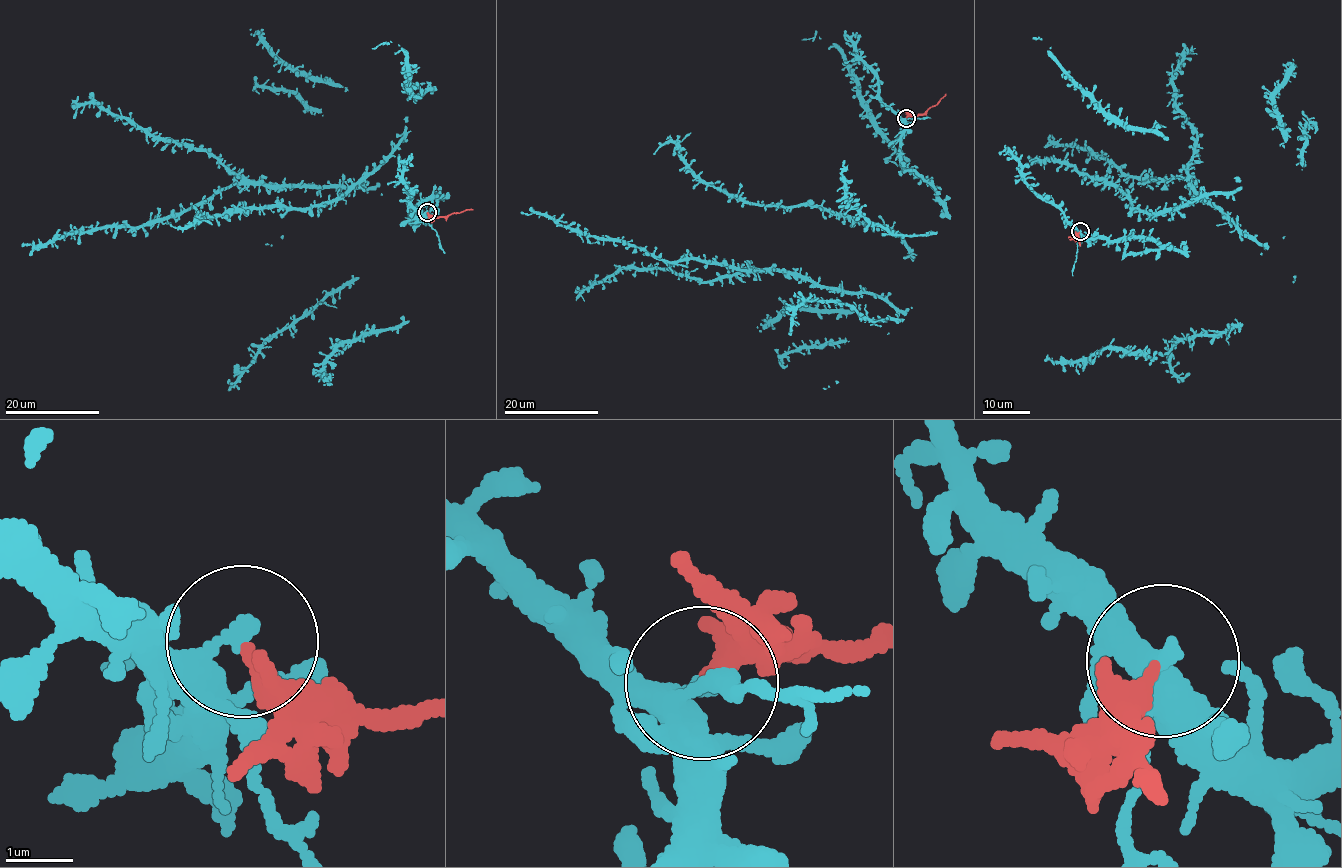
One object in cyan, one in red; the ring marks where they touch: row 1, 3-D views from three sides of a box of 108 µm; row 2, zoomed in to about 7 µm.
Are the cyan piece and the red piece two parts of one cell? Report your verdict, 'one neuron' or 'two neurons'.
two neurons

